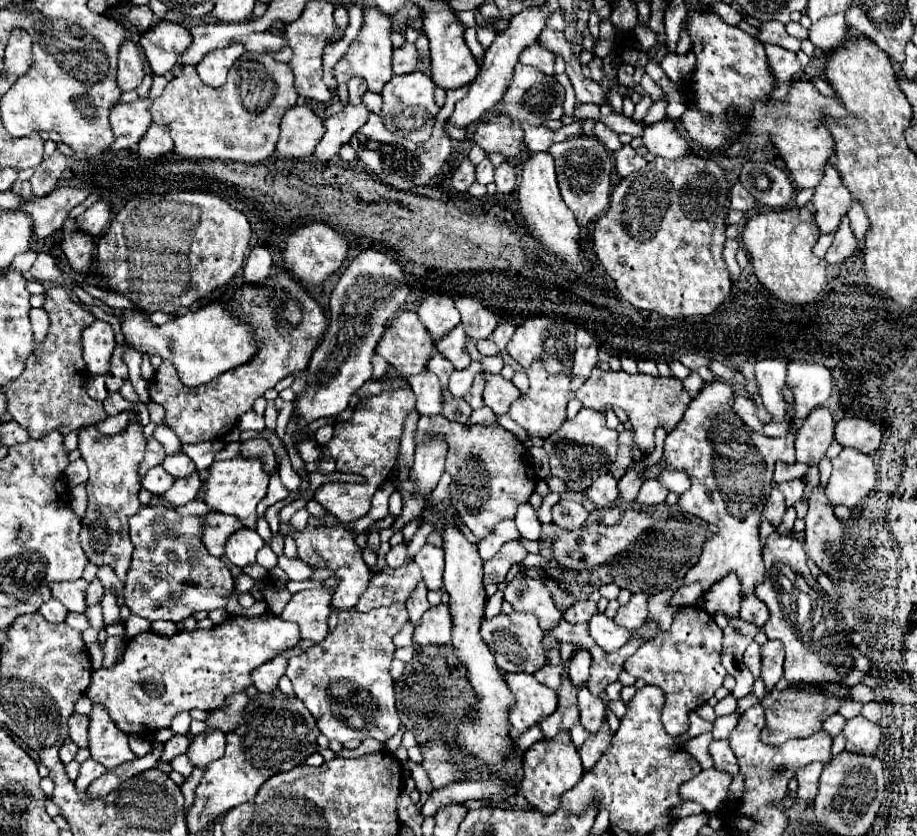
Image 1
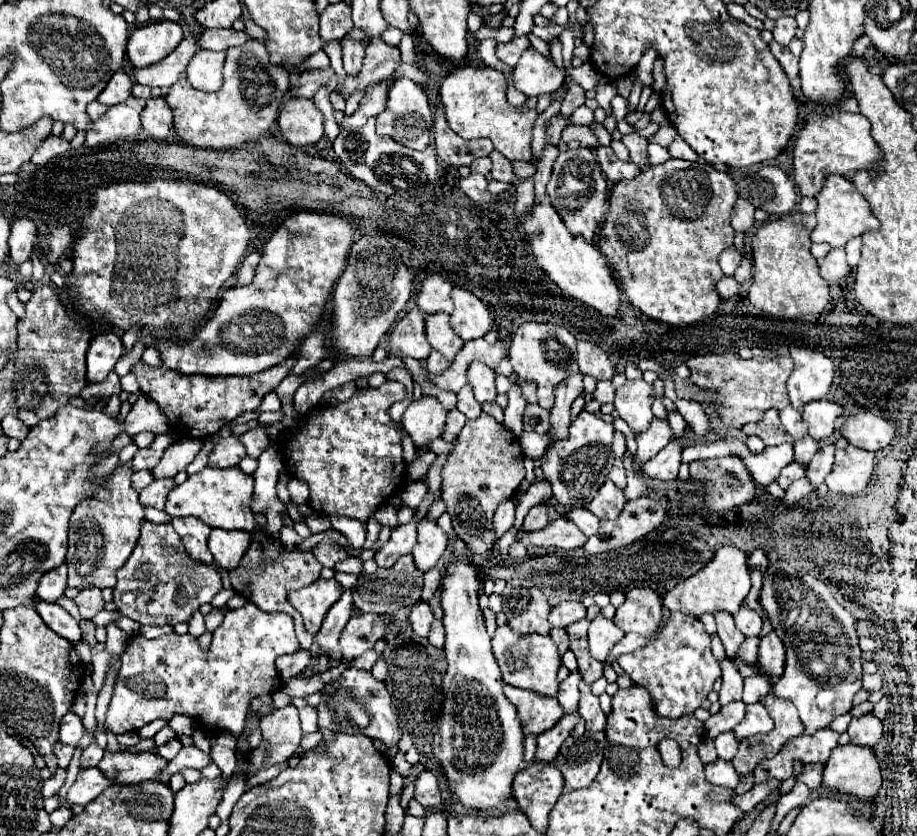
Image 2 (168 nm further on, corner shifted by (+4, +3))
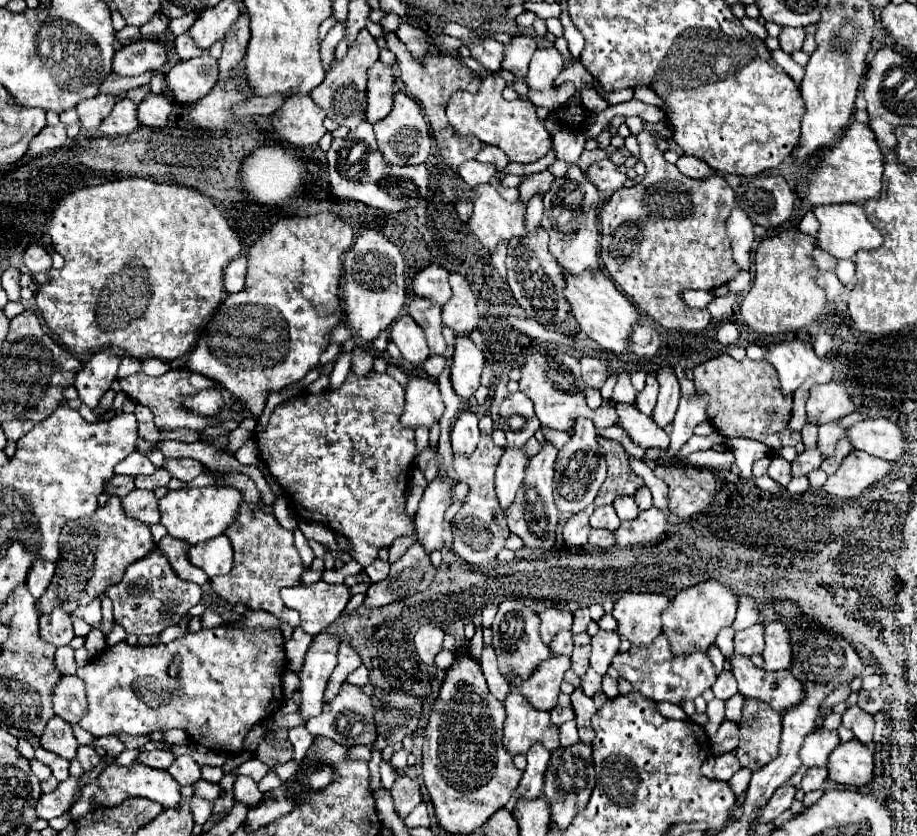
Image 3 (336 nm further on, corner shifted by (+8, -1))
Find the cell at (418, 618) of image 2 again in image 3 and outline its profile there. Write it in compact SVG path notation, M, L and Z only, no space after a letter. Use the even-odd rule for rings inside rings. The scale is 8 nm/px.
M423 624L417 634L415 634L415 650L419 654L419 658L427 664L433 666L435 664L435 656L441 652L443 648L443 630L433 626L433 624Z

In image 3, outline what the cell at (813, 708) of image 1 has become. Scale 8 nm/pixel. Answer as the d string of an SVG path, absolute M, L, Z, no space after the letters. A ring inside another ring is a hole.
M745 700L739 720L739 746L735 750L741 766L759 770L779 752L781 716L759 700Z

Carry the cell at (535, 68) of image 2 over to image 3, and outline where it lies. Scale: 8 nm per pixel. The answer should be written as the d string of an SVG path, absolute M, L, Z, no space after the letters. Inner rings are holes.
M513 36L509 44L505 44L505 56L503 56L503 70L509 70L515 74L515 90L519 96L527 96L529 88L523 82L527 66L531 56L535 54L537 44L531 36Z

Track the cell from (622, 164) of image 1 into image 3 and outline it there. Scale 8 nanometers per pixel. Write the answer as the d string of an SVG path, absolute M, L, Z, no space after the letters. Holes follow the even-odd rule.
M599 160L595 164L591 164L587 178L601 190L601 192L615 192L623 186L623 182L627 180L627 176L623 172L619 172L619 168L611 162L611 160Z

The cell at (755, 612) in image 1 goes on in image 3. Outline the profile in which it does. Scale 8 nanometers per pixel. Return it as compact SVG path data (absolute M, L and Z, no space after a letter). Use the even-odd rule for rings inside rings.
M753 624L747 630L741 630L735 634L735 652L743 654L743 656L753 656L753 654L761 654L763 652L763 626L761 624Z

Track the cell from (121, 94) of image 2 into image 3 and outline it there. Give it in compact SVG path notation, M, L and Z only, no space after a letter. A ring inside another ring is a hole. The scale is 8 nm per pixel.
M107 94L79 102L77 114L81 120L81 128L87 132L97 130L99 124L103 122L103 118L107 118L107 114L111 114L113 106L115 106L115 98L107 96Z

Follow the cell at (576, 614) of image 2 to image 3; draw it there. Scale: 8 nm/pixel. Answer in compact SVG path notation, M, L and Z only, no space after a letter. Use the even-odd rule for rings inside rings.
M547 608L539 612L541 618L541 640L549 644L559 630L569 630L573 624L573 614L557 608Z

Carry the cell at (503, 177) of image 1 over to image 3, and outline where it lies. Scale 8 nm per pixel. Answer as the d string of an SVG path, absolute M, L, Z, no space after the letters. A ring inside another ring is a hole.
M485 144L485 146L483 146L483 150L481 150L475 158L477 158L479 162L489 162L489 164L495 164L499 172L501 172L501 170L509 164L509 160L507 160L505 152L503 152L501 148L497 148L497 146L489 146L489 144Z

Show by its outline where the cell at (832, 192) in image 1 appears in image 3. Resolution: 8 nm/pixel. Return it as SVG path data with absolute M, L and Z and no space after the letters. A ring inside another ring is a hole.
M833 204L833 206L815 206L813 214L819 220L817 246L835 258L853 258L859 250L875 250L883 244L881 232L867 220L863 206L855 204Z

